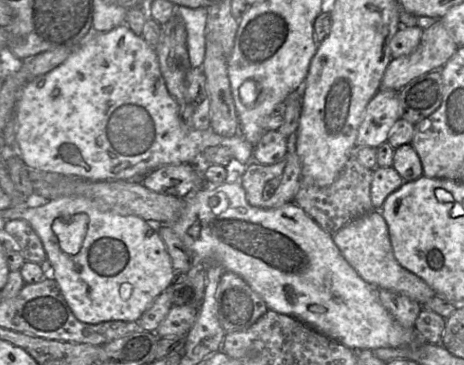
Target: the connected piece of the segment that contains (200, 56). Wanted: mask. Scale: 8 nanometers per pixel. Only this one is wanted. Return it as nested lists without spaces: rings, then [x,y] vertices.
[[[176,6],[175,14],[182,18],[187,31],[187,50],[191,68],[201,68],[205,57],[207,7],[196,9]]]

